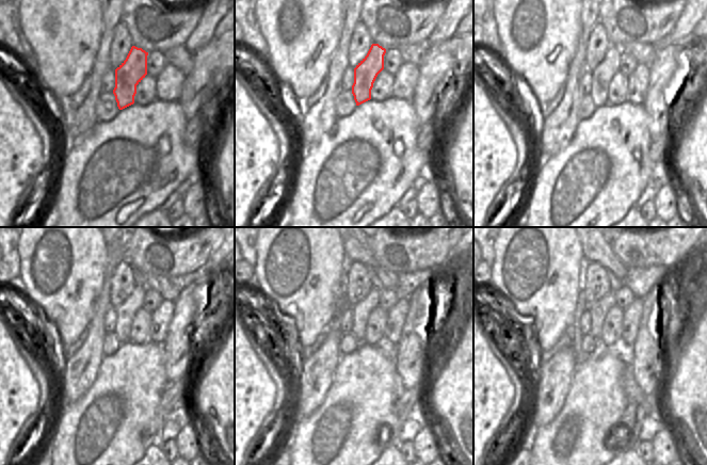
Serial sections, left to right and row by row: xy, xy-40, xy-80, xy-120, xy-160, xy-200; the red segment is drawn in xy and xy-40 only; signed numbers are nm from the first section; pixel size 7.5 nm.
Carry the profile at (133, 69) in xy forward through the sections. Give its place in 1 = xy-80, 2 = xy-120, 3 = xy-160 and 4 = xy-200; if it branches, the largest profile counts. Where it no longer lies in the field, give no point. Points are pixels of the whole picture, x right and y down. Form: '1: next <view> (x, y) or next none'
1: next xy-80 (603, 74)
2: next xy-120 (124, 315)
3: next xy-160 (360, 313)
4: next xy-200 (598, 309)

